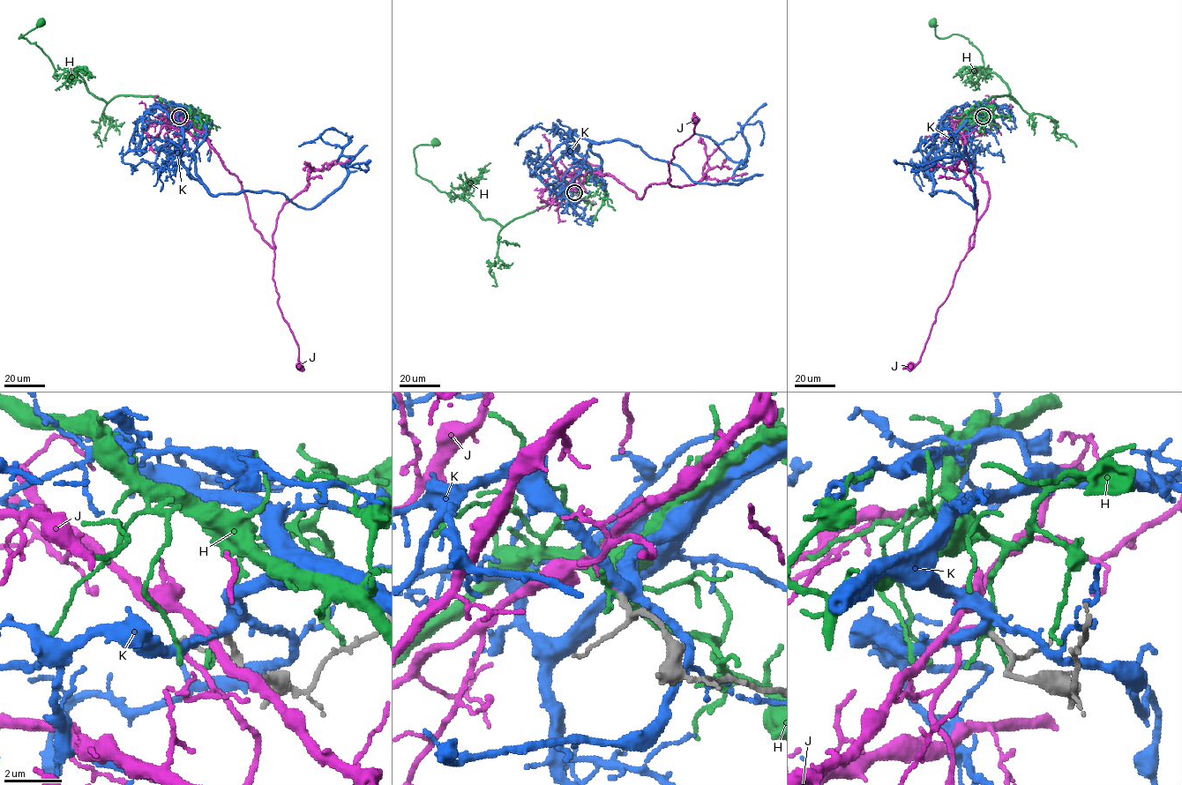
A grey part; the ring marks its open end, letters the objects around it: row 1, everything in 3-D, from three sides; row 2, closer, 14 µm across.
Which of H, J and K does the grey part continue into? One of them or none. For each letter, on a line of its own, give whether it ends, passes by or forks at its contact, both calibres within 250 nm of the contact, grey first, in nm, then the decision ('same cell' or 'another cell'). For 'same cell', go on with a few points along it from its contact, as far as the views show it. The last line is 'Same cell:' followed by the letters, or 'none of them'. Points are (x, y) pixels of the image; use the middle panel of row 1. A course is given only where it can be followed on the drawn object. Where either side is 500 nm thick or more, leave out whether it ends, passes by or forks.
H: it forks | 200/140 nm | another cell
J: it ends | 190/160 nm | same cell | via (573, 192), (588, 172), (610, 175), (639, 198), (649, 185), (667, 183), (672, 152), (693, 134), (694, 118)
K: it forks | 190/320 nm | another cell
Same cell: J

